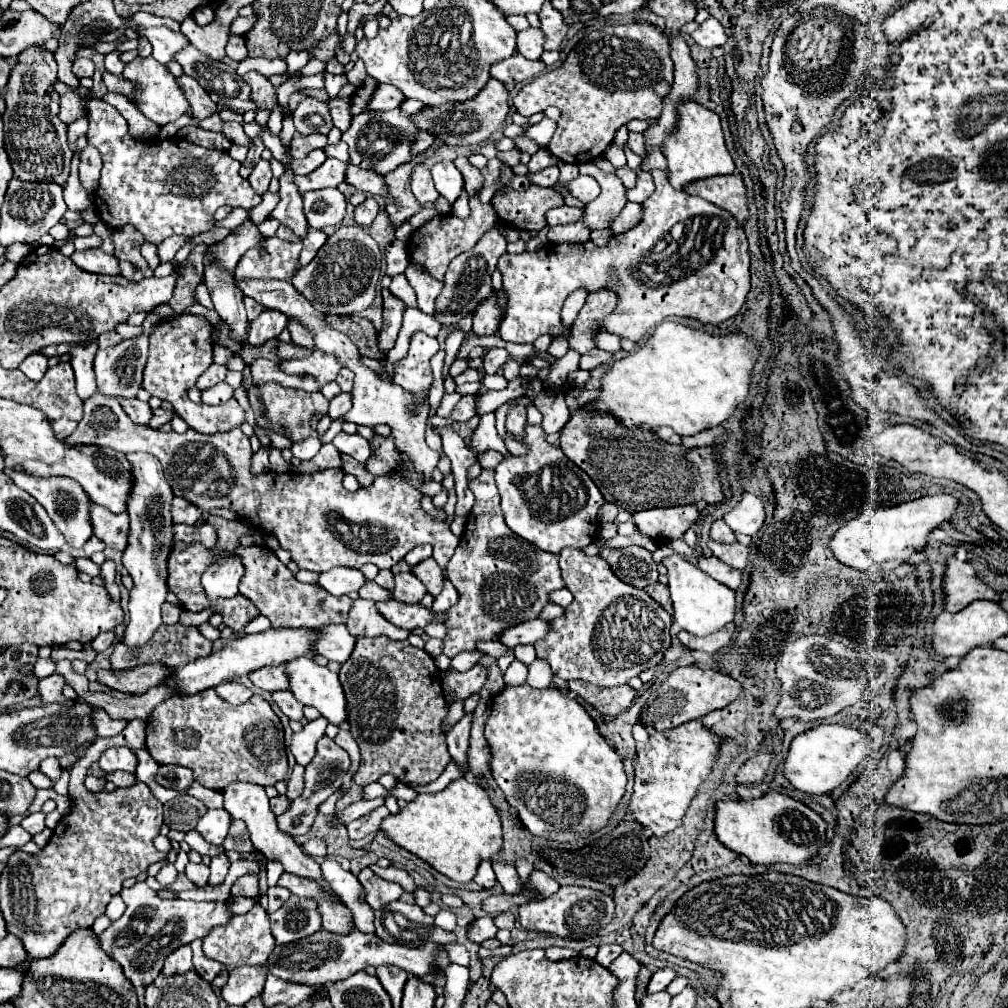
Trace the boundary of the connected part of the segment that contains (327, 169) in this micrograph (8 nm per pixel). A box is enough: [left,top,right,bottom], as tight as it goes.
[295,157,349,193]

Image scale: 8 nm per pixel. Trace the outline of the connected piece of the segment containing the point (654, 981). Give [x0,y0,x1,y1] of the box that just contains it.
[647,967,677,993]

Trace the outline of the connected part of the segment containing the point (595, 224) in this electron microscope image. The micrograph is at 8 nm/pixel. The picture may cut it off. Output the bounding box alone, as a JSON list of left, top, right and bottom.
[579,163,627,231]

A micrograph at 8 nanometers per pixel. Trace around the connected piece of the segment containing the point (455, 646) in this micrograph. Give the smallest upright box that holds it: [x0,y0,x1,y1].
[443,469,565,657]

